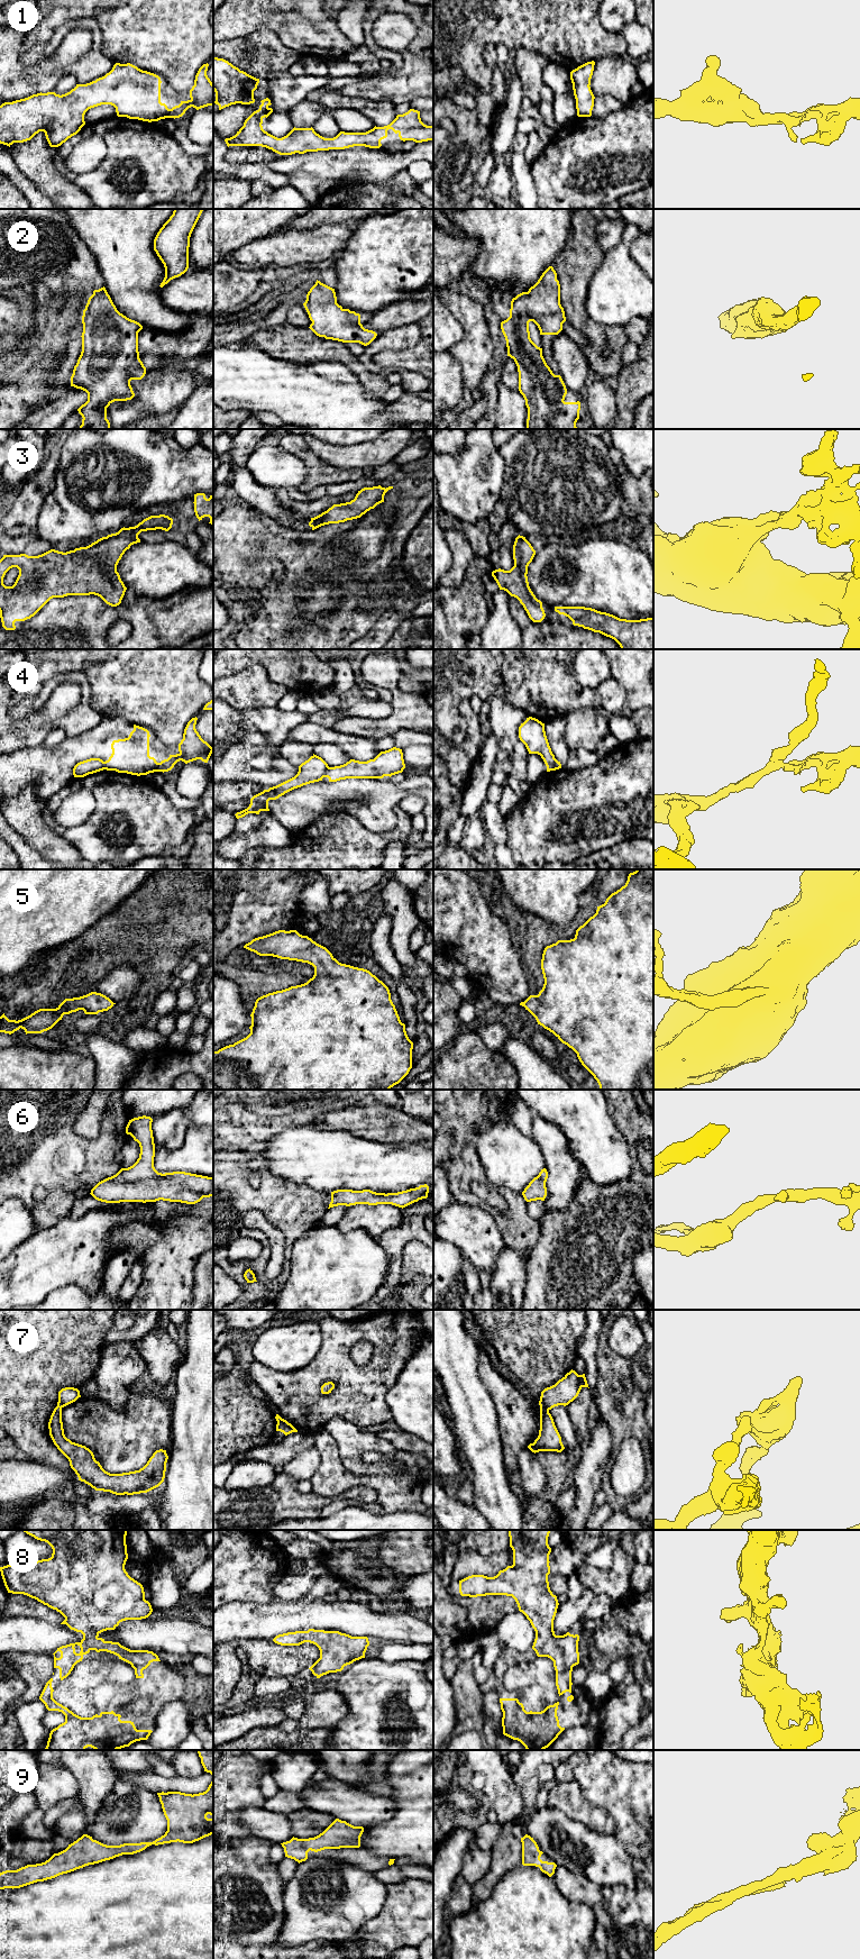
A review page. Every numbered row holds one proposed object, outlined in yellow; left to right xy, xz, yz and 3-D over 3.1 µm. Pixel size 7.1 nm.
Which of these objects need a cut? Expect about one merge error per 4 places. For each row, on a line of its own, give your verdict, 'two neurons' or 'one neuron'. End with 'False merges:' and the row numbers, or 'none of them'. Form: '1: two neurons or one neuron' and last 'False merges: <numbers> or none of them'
1: one neuron
2: one neuron
3: one neuron
4: two neurons
5: one neuron
6: one neuron
7: two neurons
8: one neuron
9: one neuron
False merges: 4, 7

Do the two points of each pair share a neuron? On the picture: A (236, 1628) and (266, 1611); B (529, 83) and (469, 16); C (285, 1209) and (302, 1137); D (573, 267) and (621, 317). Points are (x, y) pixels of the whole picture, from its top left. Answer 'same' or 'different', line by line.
A: same
B: different
C: different
D: different

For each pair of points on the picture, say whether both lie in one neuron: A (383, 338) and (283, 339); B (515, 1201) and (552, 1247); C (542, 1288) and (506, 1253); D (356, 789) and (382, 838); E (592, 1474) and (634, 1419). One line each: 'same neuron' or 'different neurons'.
A: different neurons
B: different neurons
C: different neurons
D: different neurons
E: different neurons

